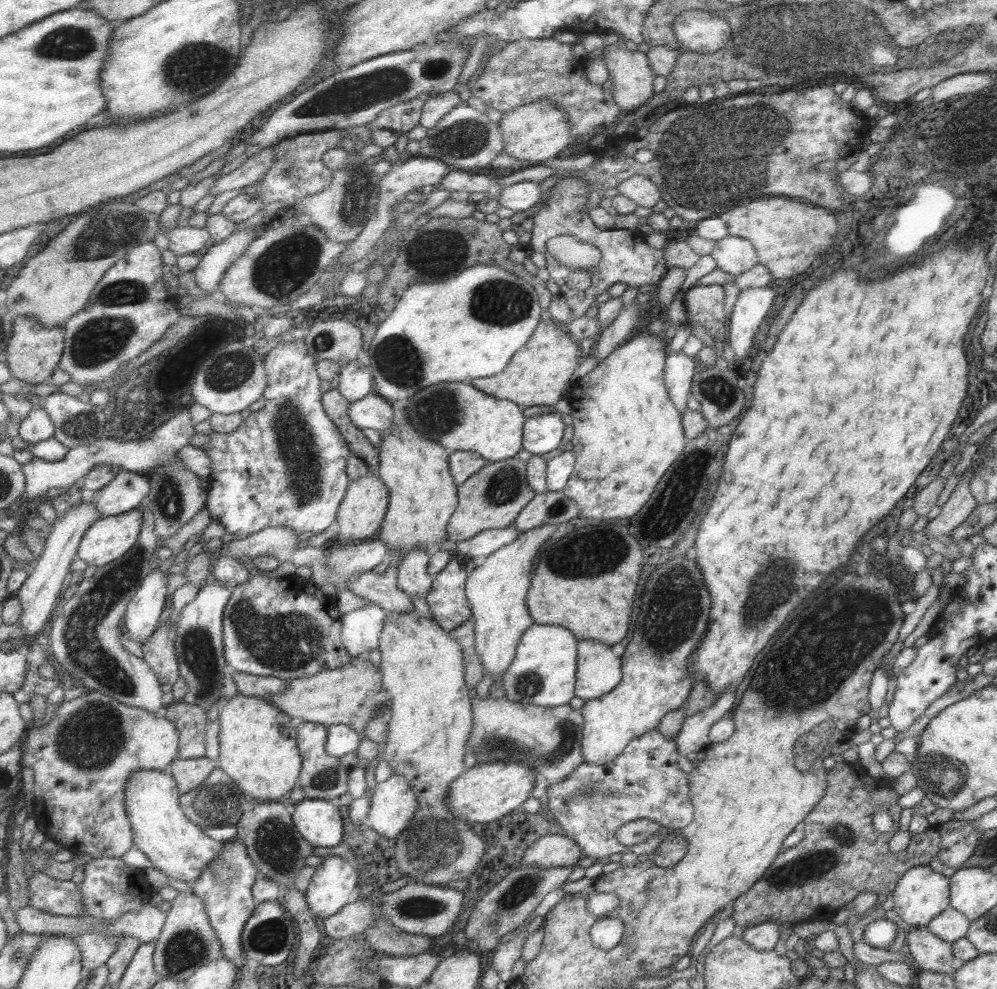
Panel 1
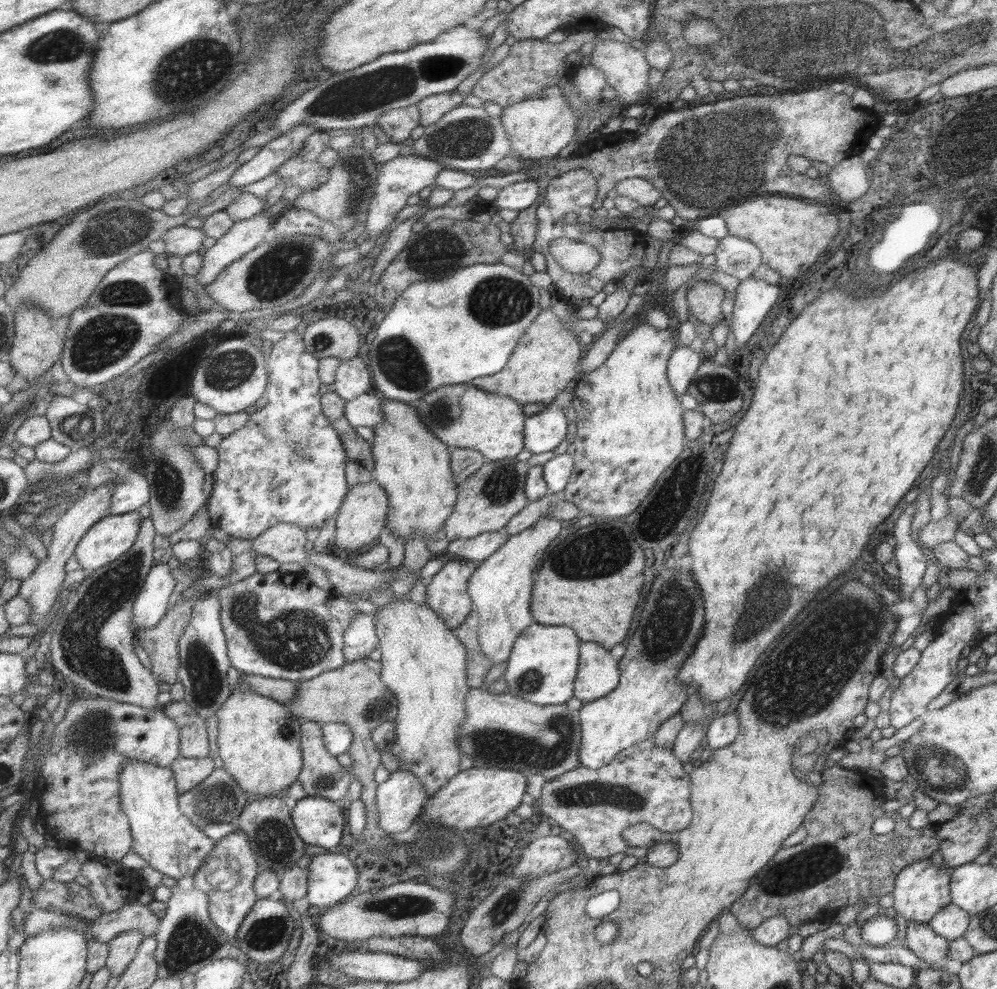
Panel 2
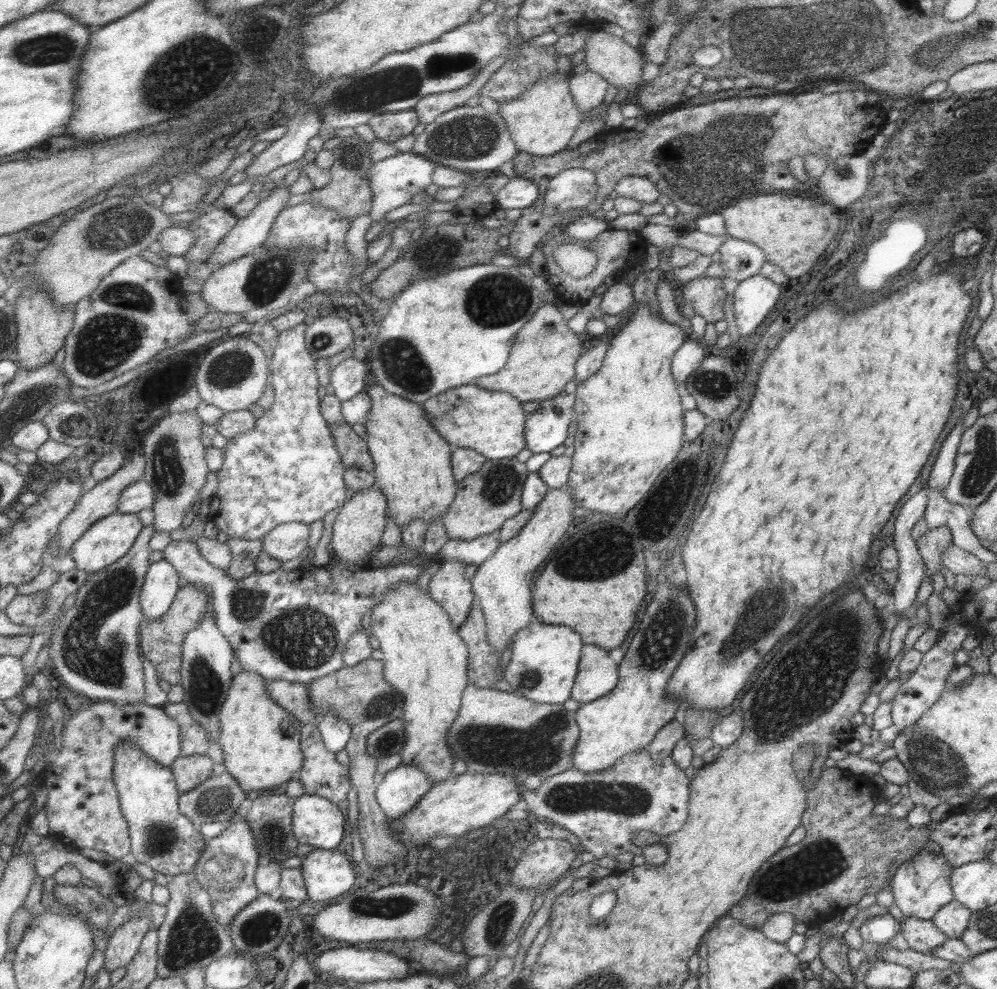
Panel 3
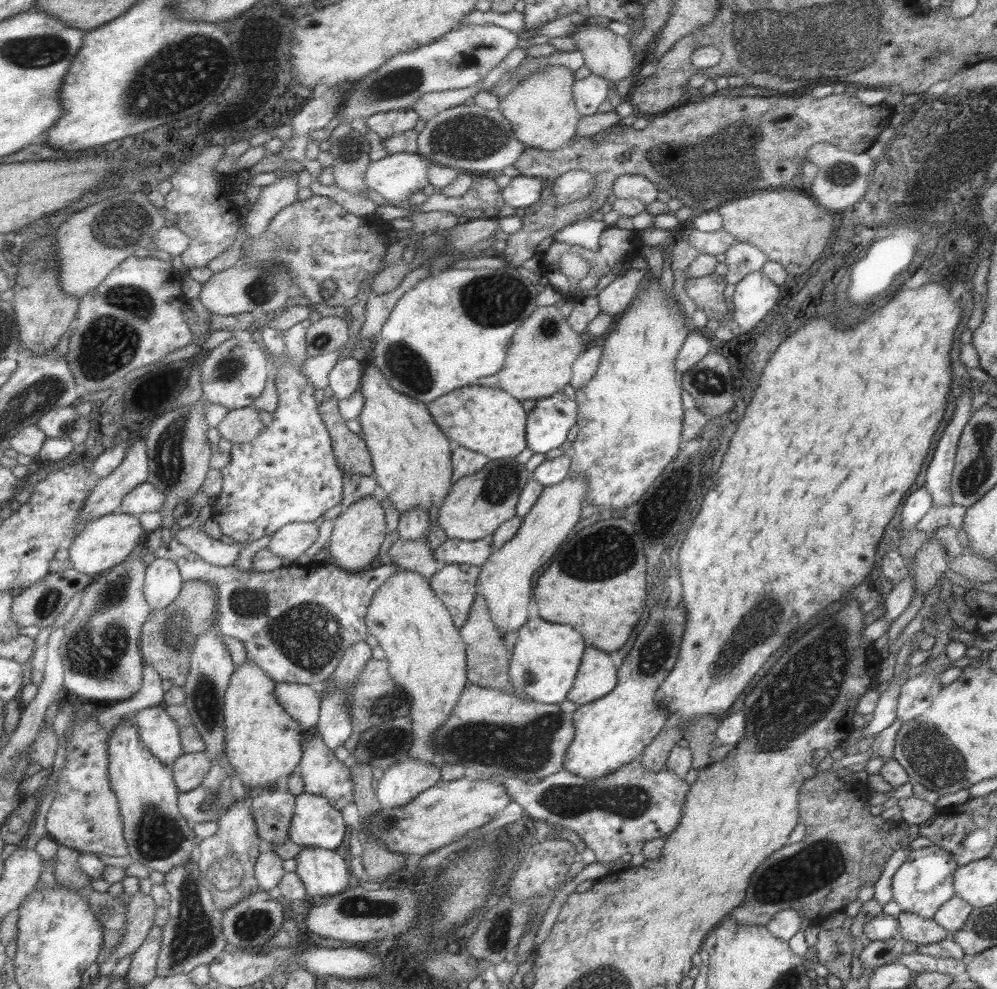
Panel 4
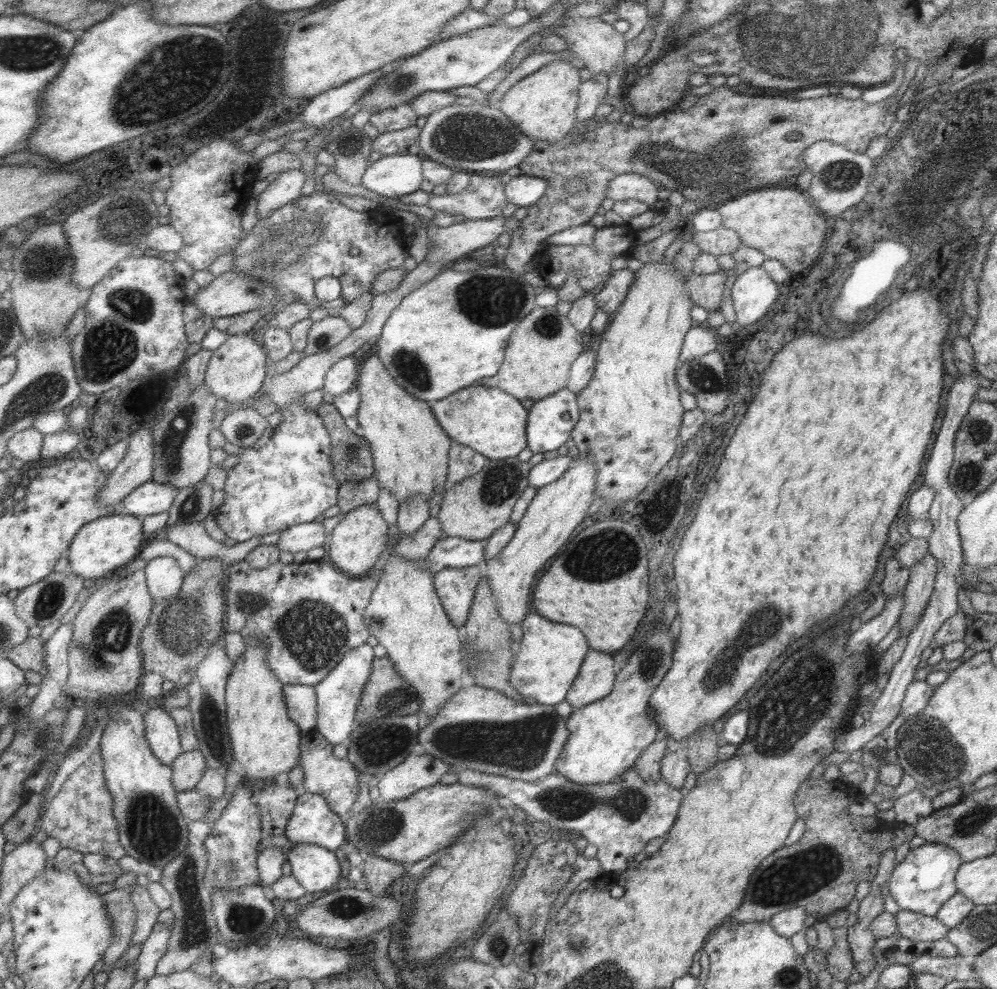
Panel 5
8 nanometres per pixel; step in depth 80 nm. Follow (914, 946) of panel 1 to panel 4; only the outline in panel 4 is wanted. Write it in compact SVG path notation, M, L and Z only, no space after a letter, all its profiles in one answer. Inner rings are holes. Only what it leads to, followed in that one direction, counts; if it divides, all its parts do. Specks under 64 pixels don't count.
M901 911L896 916L898 937L912 944L929 944L949 937L949 933L933 919Z

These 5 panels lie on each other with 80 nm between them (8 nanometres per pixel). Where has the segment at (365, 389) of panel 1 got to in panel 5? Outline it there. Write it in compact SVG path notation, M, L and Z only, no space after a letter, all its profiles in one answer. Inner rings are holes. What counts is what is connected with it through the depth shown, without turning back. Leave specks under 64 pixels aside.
M347 356L334 362L325 371L322 393L335 397L341 392L354 389L358 376L358 364L355 364L355 361L352 356Z

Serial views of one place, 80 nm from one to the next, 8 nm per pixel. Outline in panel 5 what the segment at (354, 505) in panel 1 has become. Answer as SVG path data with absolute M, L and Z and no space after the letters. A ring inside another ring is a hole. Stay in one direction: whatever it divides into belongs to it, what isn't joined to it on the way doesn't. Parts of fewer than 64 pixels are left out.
M375 503L362 504L349 512L345 512L342 519L336 524L326 544L326 560L339 571L349 575L362 576L368 573L387 542L388 524L378 513Z

